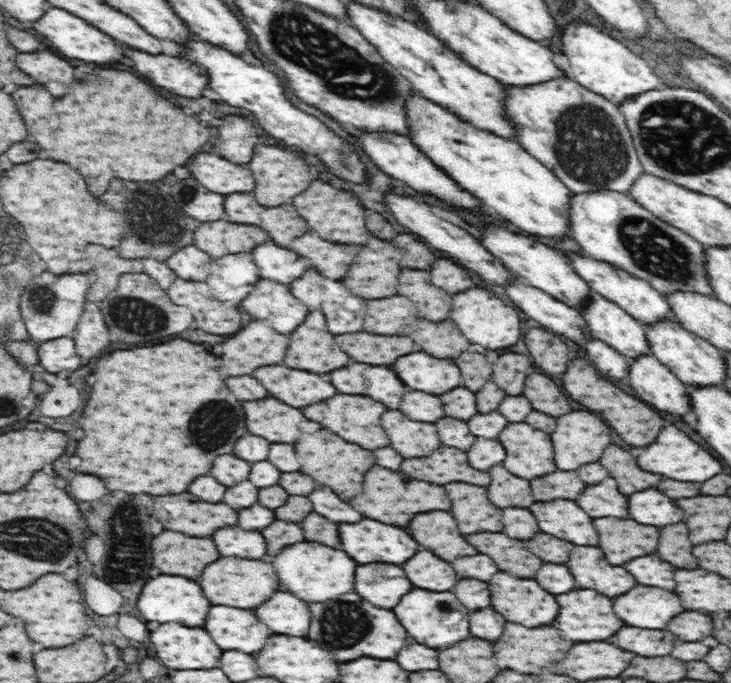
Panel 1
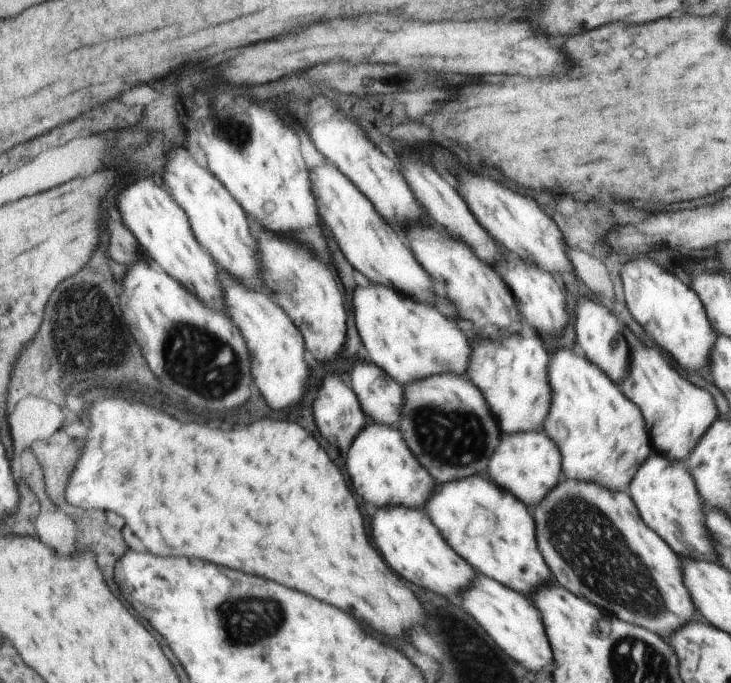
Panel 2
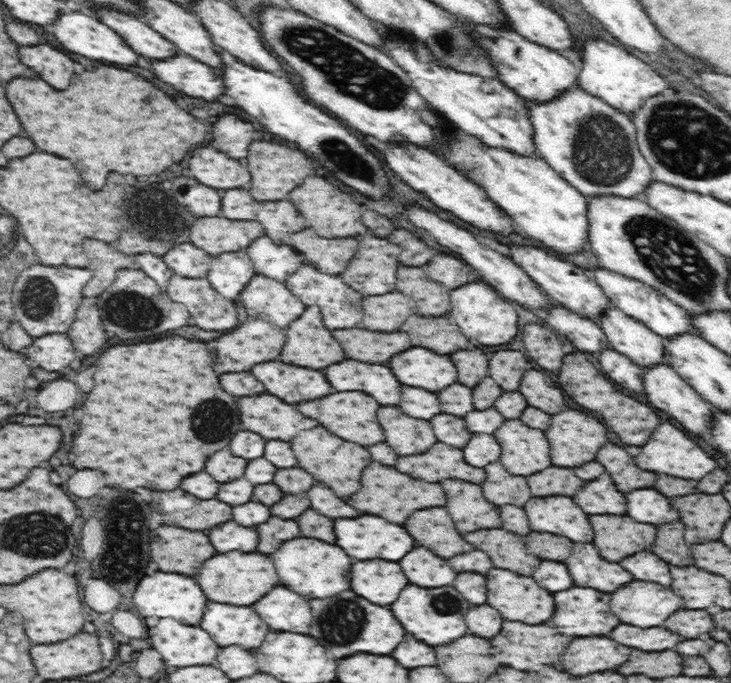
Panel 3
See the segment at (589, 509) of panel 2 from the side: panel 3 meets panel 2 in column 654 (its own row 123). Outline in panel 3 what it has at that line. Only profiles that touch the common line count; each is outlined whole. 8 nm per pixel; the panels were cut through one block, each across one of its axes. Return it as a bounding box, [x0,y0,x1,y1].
[526,85,654,198]

